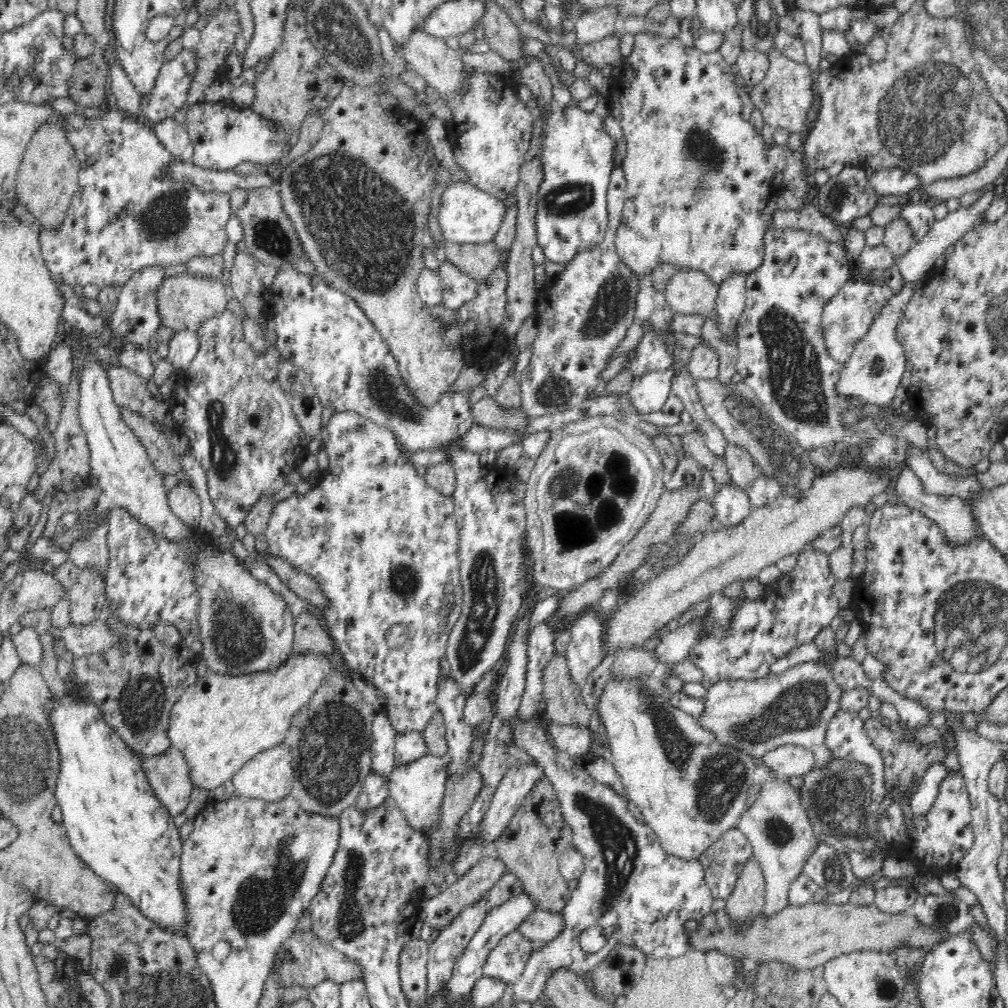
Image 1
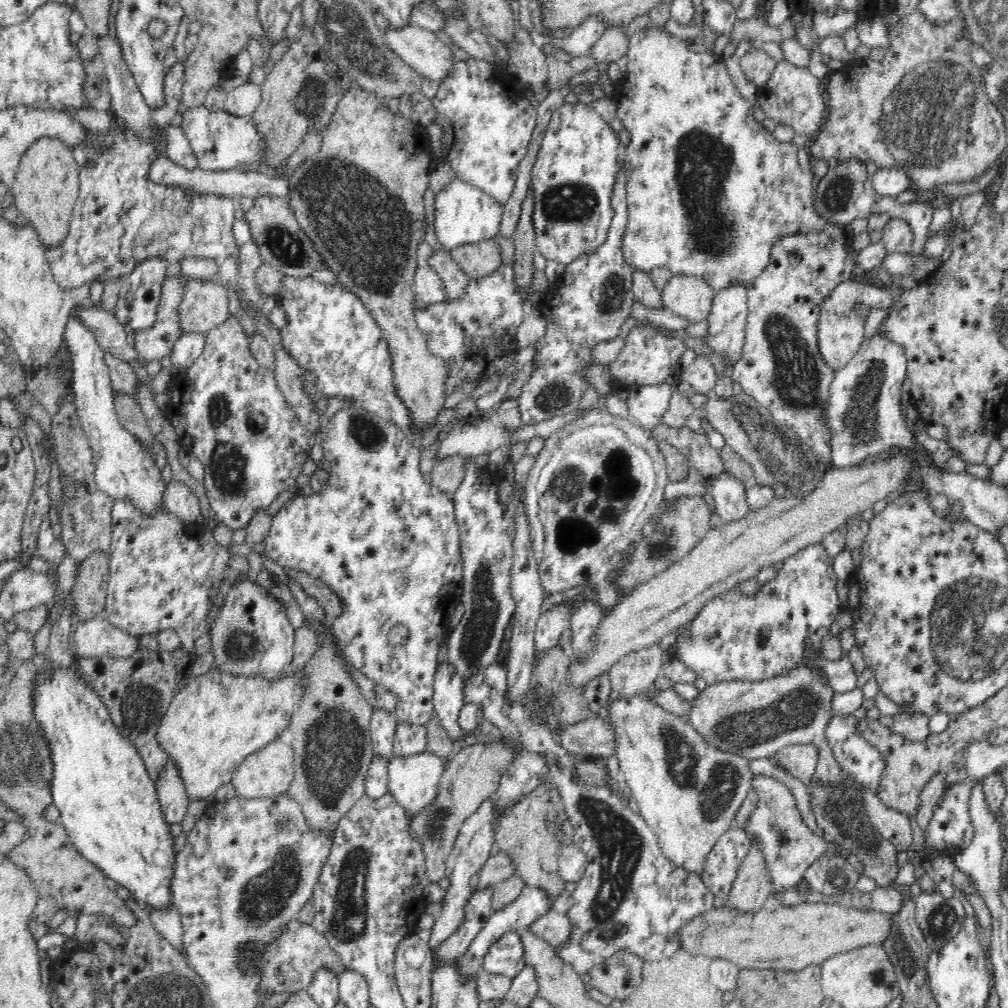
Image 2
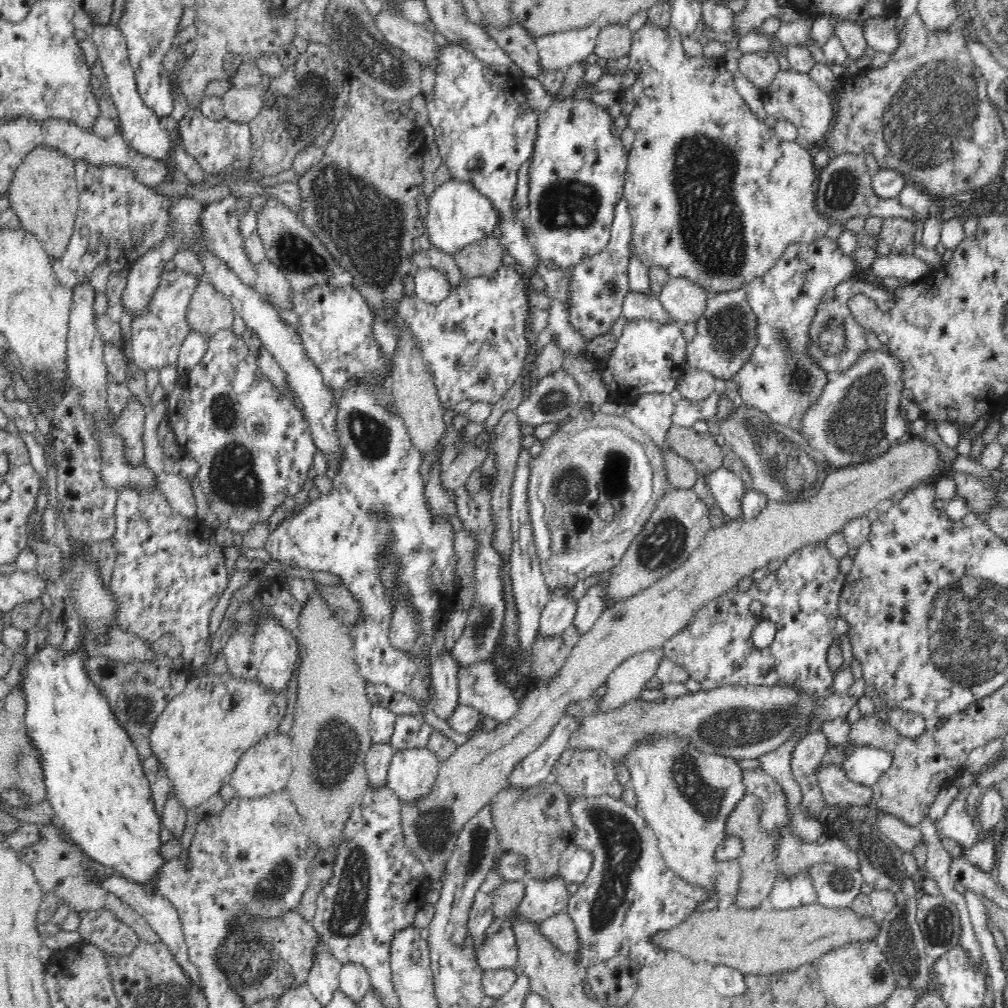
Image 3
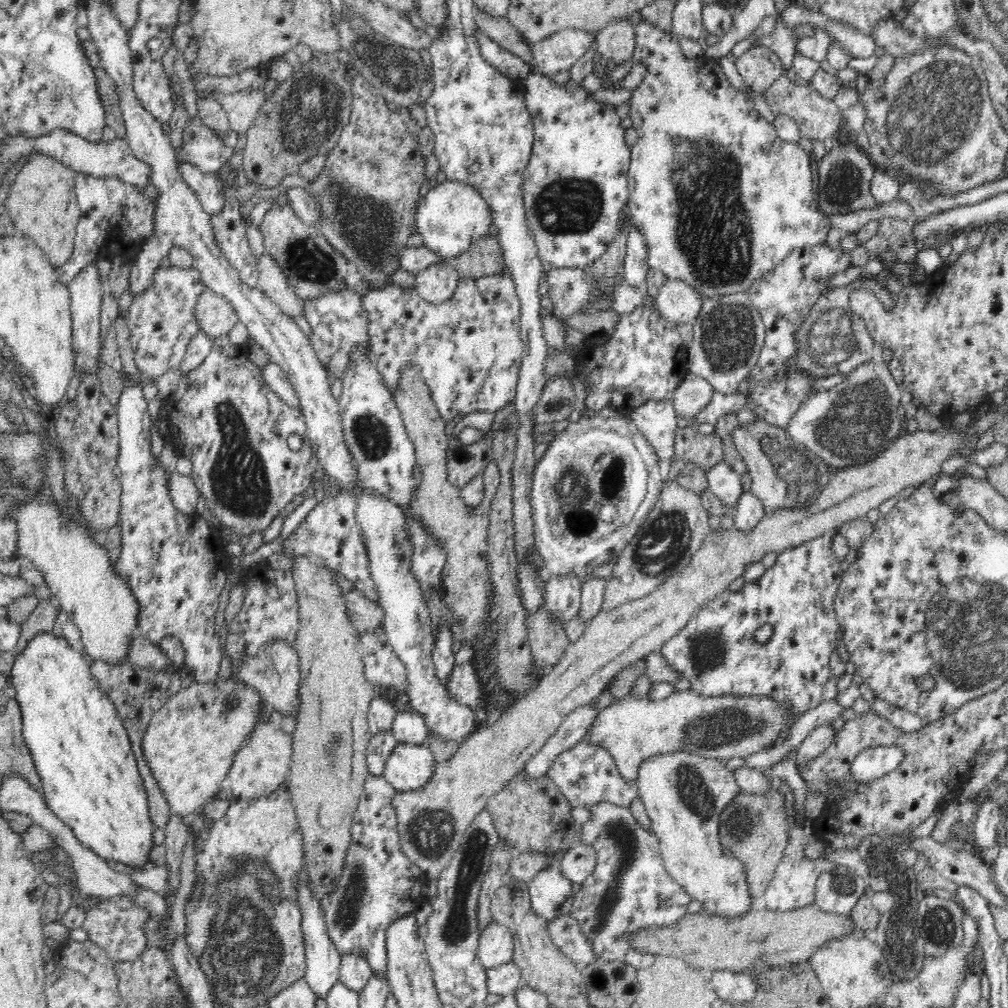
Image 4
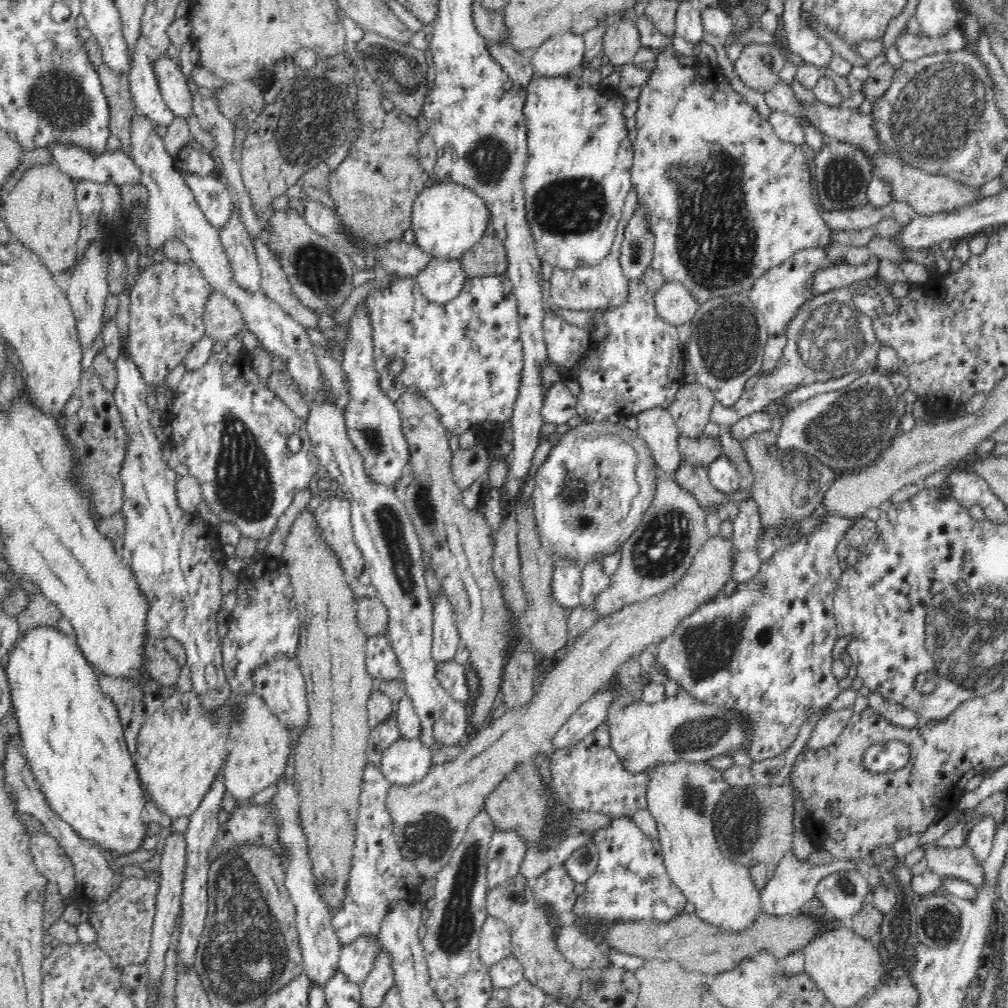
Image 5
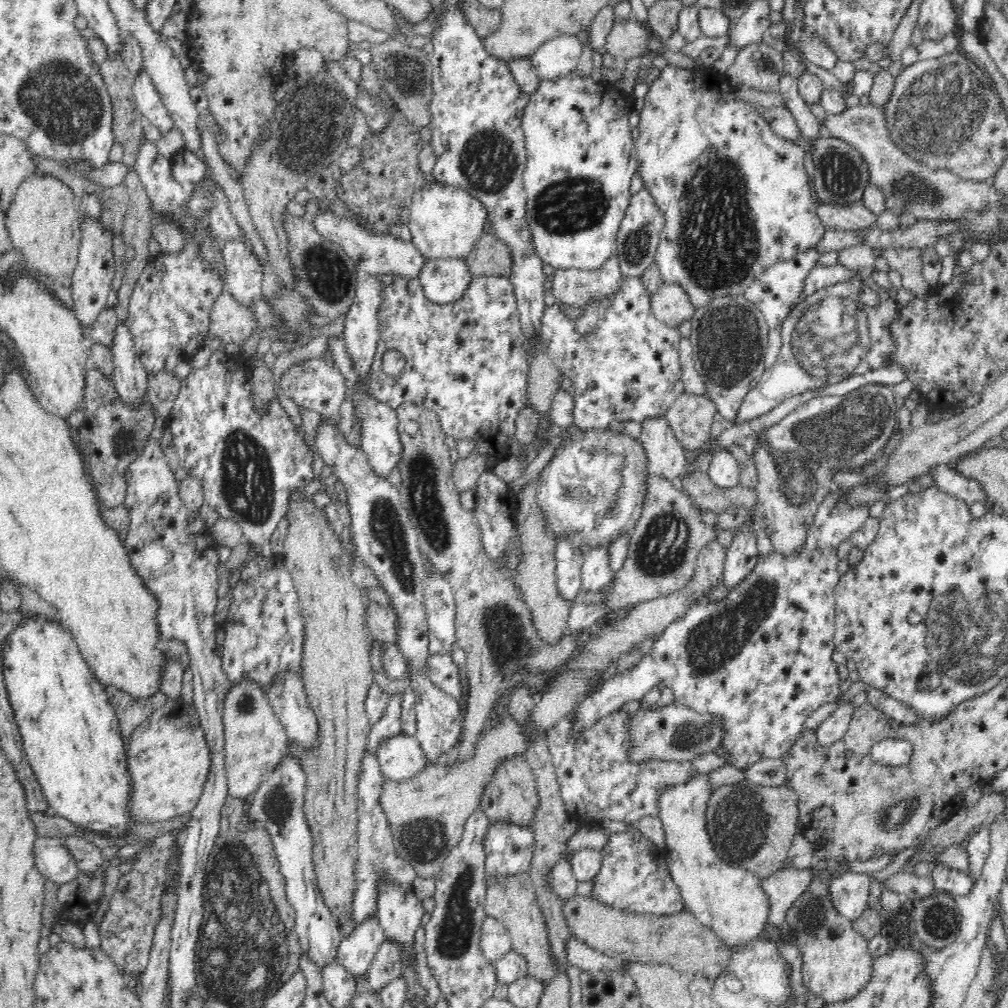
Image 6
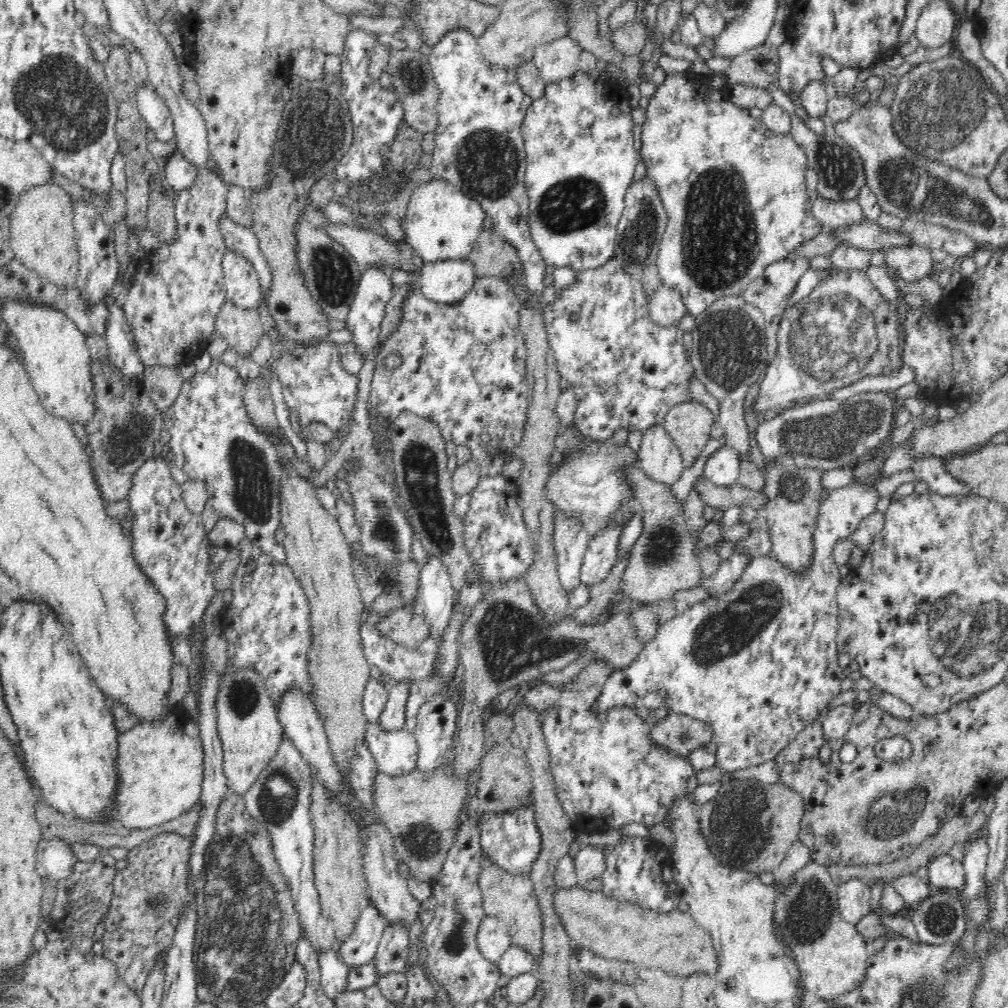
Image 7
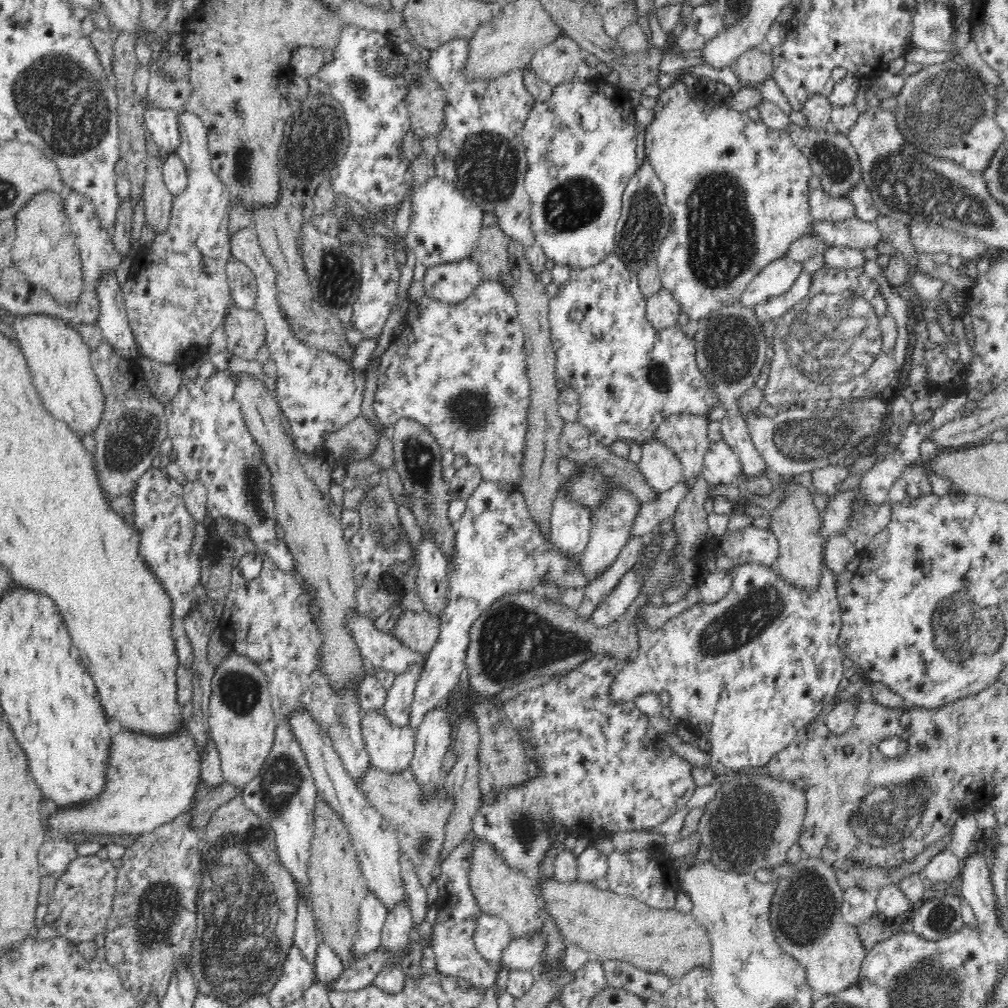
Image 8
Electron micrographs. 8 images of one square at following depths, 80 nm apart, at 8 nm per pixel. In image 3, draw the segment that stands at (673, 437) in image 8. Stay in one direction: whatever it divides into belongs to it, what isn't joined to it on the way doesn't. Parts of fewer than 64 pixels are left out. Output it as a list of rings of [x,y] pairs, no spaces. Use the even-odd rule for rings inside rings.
[[[687,368],[687,373],[678,381],[676,393],[679,393],[686,401],[698,403],[708,398],[716,388],[715,377],[707,370],[699,368]]]

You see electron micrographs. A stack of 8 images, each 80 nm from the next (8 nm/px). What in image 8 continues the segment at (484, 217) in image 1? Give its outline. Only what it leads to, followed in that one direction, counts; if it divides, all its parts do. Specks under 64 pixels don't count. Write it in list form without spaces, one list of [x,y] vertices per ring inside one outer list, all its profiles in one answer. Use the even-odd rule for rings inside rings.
[[[431,176],[413,192],[407,246],[426,269],[469,258],[481,236],[483,212],[481,206],[466,198],[450,181]]]

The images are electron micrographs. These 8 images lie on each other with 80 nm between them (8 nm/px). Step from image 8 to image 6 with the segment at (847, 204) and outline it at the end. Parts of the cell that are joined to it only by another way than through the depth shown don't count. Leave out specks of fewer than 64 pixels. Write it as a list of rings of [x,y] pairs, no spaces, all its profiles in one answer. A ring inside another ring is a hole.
[[[861,201],[838,206],[816,202],[816,214],[818,218],[830,229],[843,229],[846,231],[858,231],[873,225],[876,217]]]

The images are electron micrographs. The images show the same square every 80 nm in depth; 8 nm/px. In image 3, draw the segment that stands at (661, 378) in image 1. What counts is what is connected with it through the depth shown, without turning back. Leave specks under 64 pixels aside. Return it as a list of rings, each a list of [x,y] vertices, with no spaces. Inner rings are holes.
[[[644,393],[632,405],[626,406],[625,410],[624,416],[648,434],[661,451],[668,445],[666,434],[673,426],[674,397],[675,394],[668,393]]]

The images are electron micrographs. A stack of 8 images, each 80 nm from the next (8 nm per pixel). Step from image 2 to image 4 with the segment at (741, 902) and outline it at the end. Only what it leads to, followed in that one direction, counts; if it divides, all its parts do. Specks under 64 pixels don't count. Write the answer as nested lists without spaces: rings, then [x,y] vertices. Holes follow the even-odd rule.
[[[774,787],[768,794],[752,794],[740,791],[734,798],[734,806],[728,803],[720,814],[720,844],[729,850],[731,857],[742,865],[746,873],[751,900],[764,896],[775,868],[779,865],[788,844],[789,820],[784,808],[785,797]]]

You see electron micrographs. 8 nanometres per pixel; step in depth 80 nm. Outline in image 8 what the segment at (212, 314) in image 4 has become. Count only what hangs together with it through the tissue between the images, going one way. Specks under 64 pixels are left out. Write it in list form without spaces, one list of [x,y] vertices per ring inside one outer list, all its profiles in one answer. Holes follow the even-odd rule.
[[[230,306],[222,324],[228,336],[227,350],[244,360],[254,360],[267,334],[265,321],[258,312]]]

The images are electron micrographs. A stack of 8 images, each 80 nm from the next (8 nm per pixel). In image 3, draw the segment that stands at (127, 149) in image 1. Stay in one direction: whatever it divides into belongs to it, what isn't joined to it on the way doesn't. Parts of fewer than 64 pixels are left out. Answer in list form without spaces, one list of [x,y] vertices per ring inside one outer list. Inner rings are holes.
[[[81,160],[75,161],[75,175],[79,190],[79,206],[76,210],[74,230],[60,258],[52,259],[53,272],[60,285],[71,289],[91,277],[94,269],[100,262],[110,264],[110,272],[128,270],[134,265],[148,249],[159,245],[166,237],[173,233],[171,226],[171,214],[168,209],[171,204],[170,198],[157,193],[152,186],[140,184],[134,177],[133,172],[125,166],[94,166]],[[234,195],[224,198],[223,200],[206,203],[200,214],[200,233],[202,233],[202,245],[214,253],[216,257],[220,257],[231,270],[241,279],[244,285],[254,287],[257,278],[257,268],[253,266],[246,249],[244,249],[245,238],[240,234],[238,222],[241,216],[237,213],[236,207],[237,198]]]

